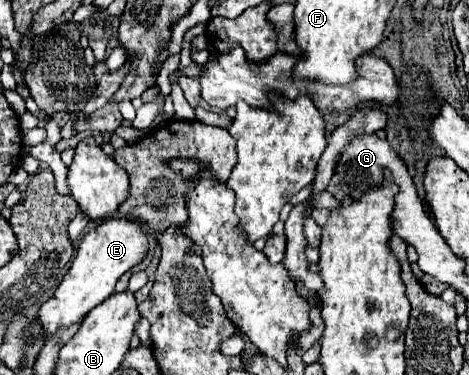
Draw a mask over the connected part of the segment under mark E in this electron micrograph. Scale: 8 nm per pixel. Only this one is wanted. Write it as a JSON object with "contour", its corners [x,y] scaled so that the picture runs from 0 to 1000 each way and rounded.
{"contour":[[[226,584],[196,605],[171,643],[166,675],[154,712],[136,733],[119,781],[81,824],[77,856],[85,861],[98,899],[119,893],[128,877],[145,877],[154,861],[175,856],[175,845],[200,824],[209,808],[230,797],[243,781],[247,749],[307,691],[316,669],[316,632],[299,611],[294,589],[281,584]]]}

